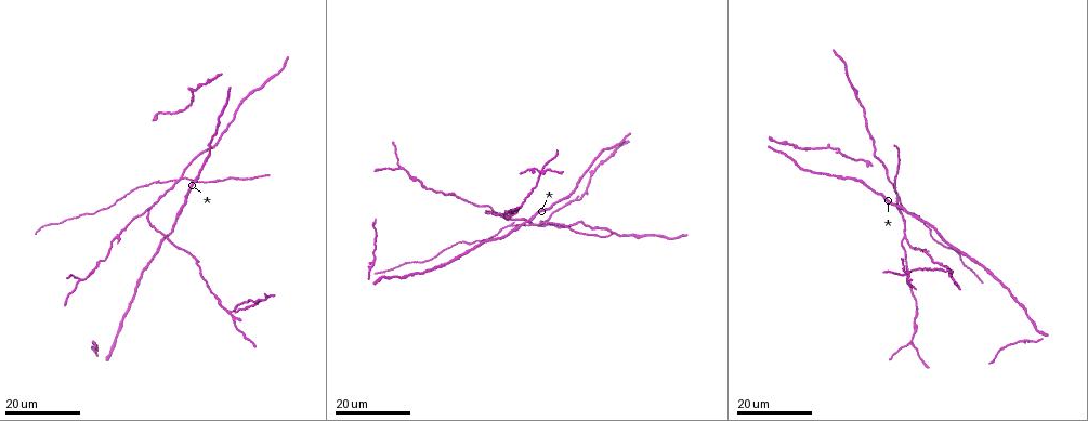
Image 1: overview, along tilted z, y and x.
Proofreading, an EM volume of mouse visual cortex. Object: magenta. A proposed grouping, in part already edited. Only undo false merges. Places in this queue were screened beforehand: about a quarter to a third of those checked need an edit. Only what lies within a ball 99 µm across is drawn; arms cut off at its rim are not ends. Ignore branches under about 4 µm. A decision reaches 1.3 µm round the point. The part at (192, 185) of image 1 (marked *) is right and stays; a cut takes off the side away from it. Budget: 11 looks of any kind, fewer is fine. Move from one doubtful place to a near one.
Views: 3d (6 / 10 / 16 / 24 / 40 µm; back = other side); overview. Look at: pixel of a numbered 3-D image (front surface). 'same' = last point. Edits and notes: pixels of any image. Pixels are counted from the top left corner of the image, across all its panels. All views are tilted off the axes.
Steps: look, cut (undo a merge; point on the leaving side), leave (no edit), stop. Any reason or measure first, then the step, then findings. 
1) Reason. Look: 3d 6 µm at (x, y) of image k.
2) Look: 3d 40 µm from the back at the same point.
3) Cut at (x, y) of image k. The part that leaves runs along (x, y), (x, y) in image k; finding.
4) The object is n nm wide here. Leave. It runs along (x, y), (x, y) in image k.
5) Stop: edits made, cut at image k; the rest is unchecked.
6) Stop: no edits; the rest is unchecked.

Three-way junction. Look: 3d 16 µm at (402, 168) of image 1.

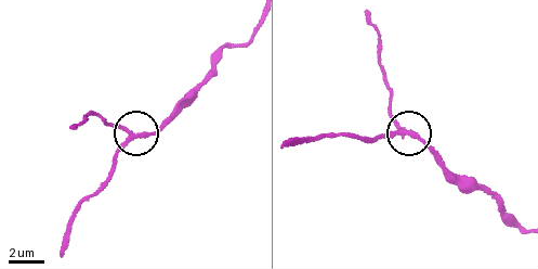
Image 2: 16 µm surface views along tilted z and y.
Look: 3d 10 µm at (402, 131) of image 2.

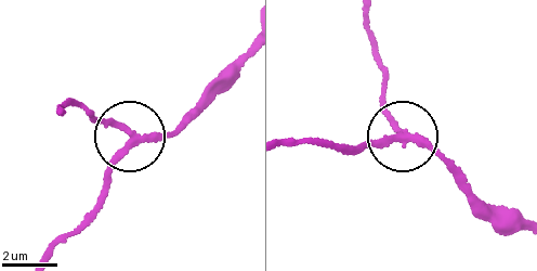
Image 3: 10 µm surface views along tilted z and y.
The side arm is 8 µm long. Leave. It runs along (514, 222), (416, 142), (393, 137), (351, 151) in image 3; continuous, no second cell.

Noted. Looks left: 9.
Arms part here. Look: 3d 24 µm at (902, 237) of image 1.

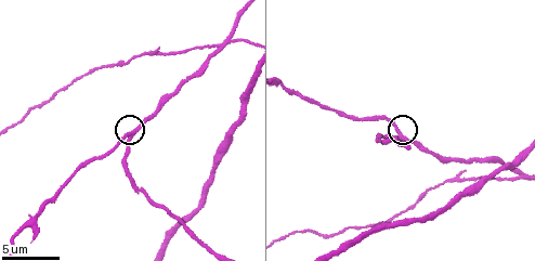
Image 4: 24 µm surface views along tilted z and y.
Zoom in. Look: 3d 10 µm at (397, 135) of image 4.

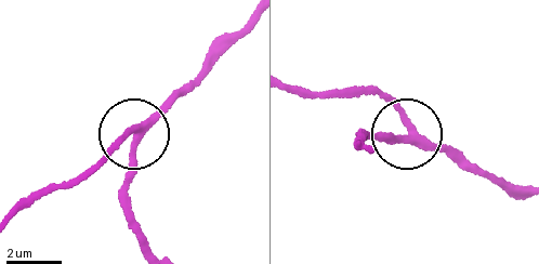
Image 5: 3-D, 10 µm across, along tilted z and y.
The object is 250 nm wide here. Leave. Continuous, no second cell.

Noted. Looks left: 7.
Three arms meet. Look: 3d 10 µm at (231, 33) of image 4.

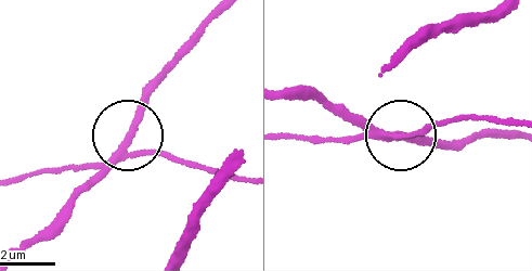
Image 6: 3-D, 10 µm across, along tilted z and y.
Look: 3d 6 µm at (124, 139) of image 6.

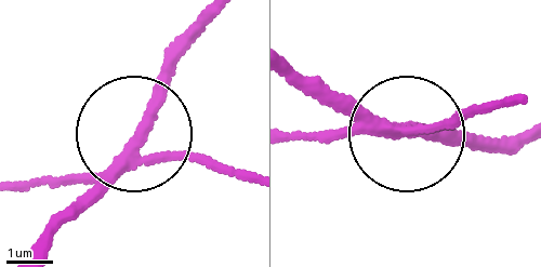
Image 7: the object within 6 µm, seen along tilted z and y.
3 arms meet here. Cut at (54, 179) of image 7. The part that leaves runs along (121, 162), (24, 187) in image 7; two cells meet here.

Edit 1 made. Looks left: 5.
Redraw. Look: overview.

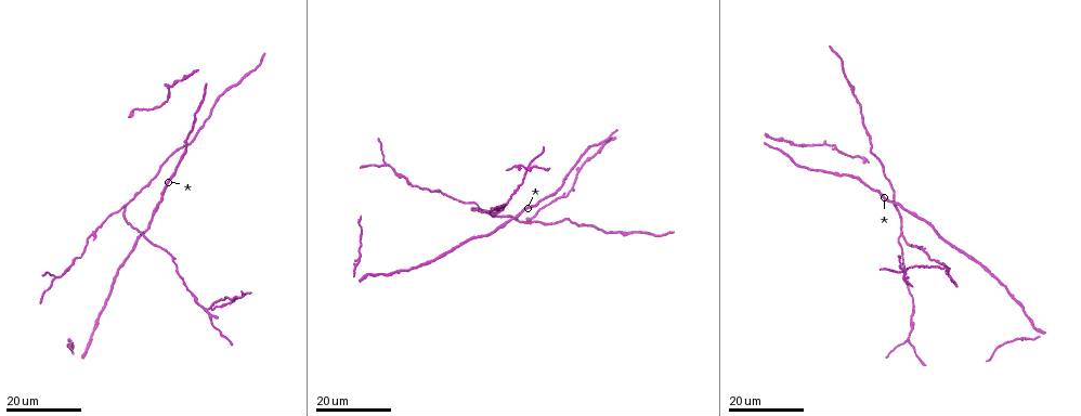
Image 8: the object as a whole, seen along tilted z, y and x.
Branch point. Look: 3d 16 µm at (204, 310) of image 8.

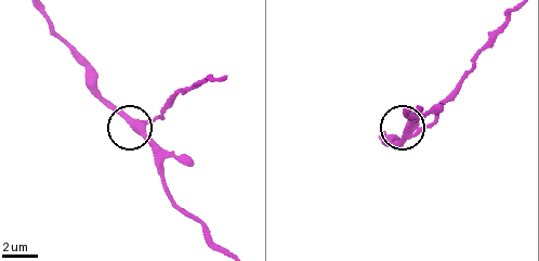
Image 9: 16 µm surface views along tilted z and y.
Closer look. Look: 3d 6 µm at (140, 126) of image 9.

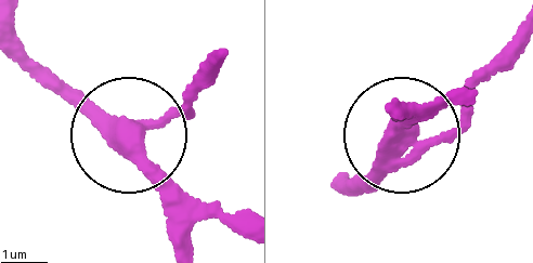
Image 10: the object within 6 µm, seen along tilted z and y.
The object is 340 nm wide here. Cut at (464, 118) of image 10. The part that leaves runs along (414, 156), (452, 132), (520, 31) in image 10; two cells meet here.

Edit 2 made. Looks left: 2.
Calibre changes. Look: 3d 24 µm at (837, 151) of image 8.

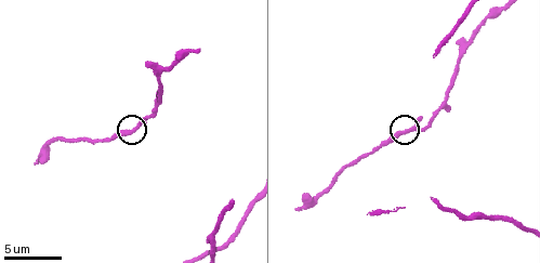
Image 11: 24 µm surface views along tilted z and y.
Zoom in. Look: 3d 6 µm at (135, 132) of image 11.

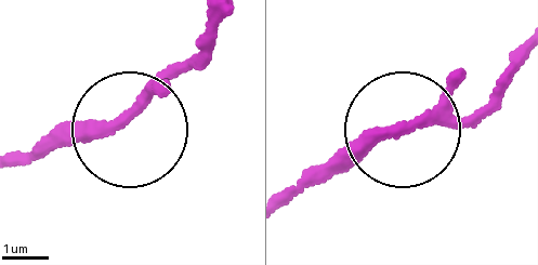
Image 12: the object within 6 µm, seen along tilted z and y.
Leave. It runs along (225, 17), (117, 128), (30, 158) in image 12; one cell here.

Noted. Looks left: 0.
Stop: edits made, cut at image 7, cut at image 10; the rest is unchecked.

